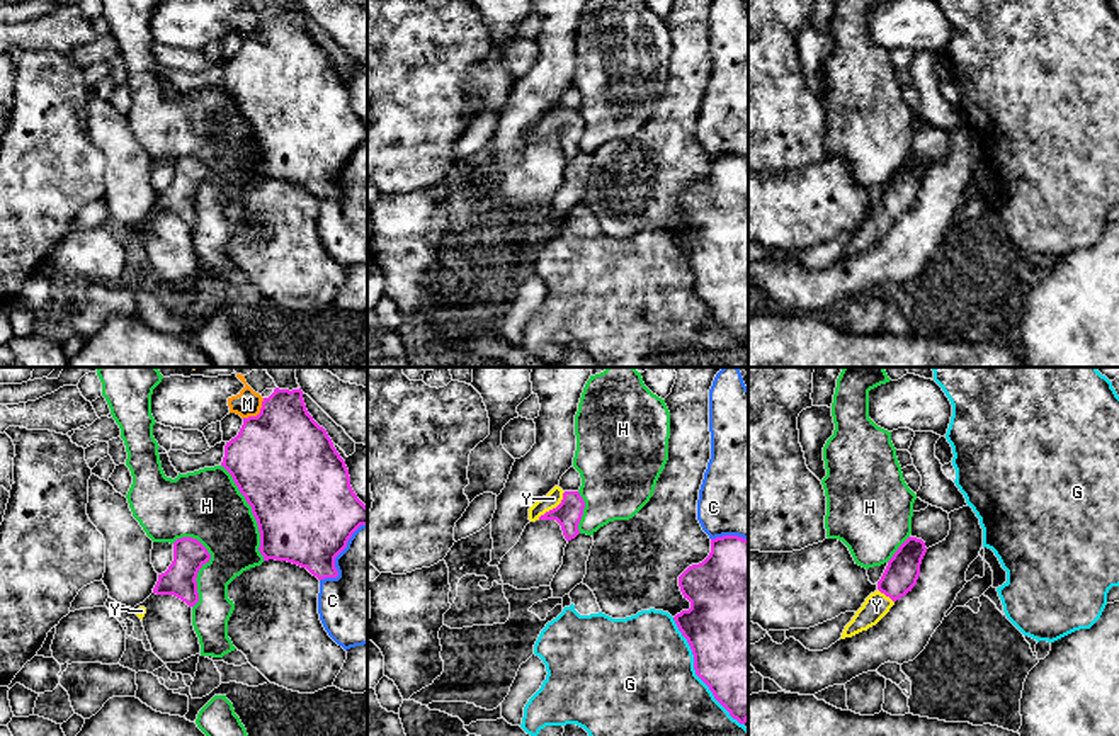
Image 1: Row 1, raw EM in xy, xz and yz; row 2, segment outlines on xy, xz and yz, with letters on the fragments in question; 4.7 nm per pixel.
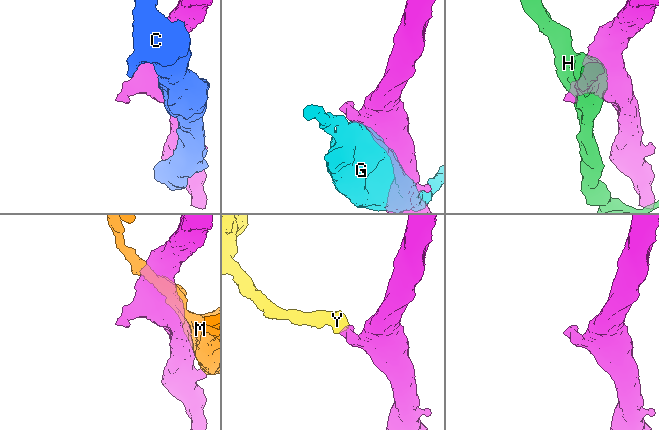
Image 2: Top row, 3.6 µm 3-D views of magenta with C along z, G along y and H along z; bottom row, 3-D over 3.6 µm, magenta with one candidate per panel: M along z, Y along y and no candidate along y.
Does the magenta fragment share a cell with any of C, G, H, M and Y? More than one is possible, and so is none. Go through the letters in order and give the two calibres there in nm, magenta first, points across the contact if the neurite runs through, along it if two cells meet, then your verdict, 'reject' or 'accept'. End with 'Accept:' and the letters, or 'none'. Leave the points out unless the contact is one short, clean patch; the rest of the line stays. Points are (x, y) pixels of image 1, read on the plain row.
C: 480 nm thick on the magenta side, 360 nm on the other; reject
G: 480 nm thick on the magenta side, 500 nm on the other; reject
H: 480 nm thick on the magenta side, 340 nm on the other; reject
M: 480 nm thick on the magenta side, 120 nm on the other; reject
Y: 130 nm thick on the magenta side, 80 nm on the other; runs through xz (568, 133), (563, 128), (553, 128), (553, 118); accept
Accept: Y

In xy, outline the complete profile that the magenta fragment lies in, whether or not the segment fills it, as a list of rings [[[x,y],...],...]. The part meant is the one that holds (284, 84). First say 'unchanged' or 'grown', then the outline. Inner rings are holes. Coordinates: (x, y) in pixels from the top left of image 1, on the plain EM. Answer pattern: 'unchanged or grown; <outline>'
unchanged; [[[275,7],[269,17],[264,17],[260,32],[243,37],[238,54],[226,61],[221,85],[231,93],[252,126],[264,180],[275,178],[298,184],[318,199],[338,195],[335,177],[347,167],[352,153],[361,144],[367,144],[367,126],[354,112],[345,80],[333,66],[327,49],[308,32],[301,7],[293,10]]]

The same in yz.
grown; [[[908,156],[893,177],[878,201],[878,209],[871,212],[852,240],[845,245],[842,257],[852,257],[876,245],[895,224],[917,204],[920,184],[927,172],[925,161],[917,156]]]

